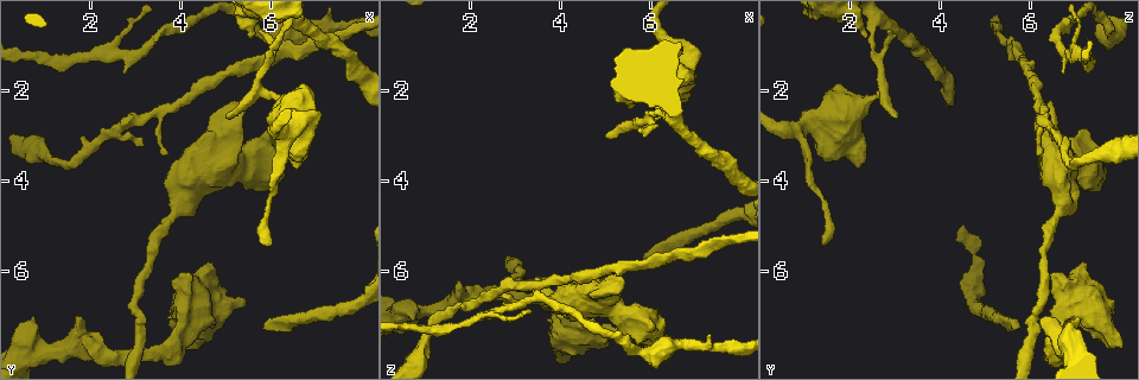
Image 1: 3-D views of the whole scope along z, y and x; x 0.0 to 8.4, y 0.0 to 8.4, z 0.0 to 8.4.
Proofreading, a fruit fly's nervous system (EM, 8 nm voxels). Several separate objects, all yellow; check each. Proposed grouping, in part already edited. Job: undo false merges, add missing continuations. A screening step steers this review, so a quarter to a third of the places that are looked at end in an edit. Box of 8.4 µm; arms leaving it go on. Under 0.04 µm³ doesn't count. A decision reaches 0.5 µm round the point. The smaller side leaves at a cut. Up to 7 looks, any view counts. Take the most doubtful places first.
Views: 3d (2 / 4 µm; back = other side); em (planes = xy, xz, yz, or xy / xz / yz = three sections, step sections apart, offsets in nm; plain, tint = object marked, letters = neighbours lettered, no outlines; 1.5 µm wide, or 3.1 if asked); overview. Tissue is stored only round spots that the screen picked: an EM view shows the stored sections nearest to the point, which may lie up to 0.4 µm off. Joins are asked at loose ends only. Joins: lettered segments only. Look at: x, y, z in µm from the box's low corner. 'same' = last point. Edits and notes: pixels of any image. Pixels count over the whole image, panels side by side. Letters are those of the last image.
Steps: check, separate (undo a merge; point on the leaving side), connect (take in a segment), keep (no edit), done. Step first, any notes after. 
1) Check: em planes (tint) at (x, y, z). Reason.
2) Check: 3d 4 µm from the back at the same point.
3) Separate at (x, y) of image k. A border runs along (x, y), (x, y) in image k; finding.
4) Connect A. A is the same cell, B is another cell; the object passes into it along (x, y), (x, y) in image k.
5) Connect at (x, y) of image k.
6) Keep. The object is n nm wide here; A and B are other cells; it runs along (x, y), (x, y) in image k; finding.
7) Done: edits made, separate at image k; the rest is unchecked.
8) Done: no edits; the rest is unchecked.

Check: 3d 2 µm at (5.80, 7.20, 5.65). Long arm stops here.

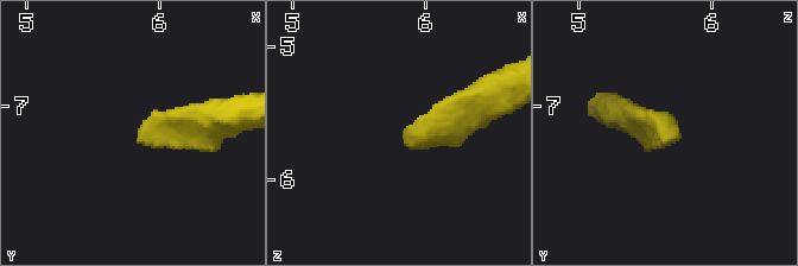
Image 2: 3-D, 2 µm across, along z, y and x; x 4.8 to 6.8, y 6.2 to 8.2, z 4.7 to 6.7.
Check: em yz step 8 (letters) at (5.82, 7.22, 5.70). Need the tissue.

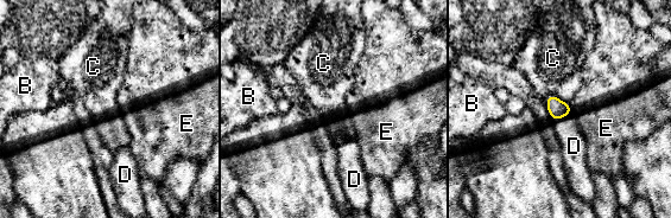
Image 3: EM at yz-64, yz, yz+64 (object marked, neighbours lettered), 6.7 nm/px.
Check: em planes (letters) at the same point. Cut it another way.

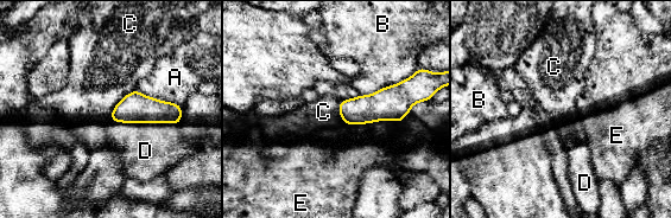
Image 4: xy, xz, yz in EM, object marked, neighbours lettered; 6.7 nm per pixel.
Connect D. D is the same cell, A, B, C and E are other cells; the object passes into it along (135, 107), (145, 122), (145, 151) in image 4; it goes on there.

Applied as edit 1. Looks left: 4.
Check: em planes (letters) at (5.00, 2.65, 3.00). An open end.

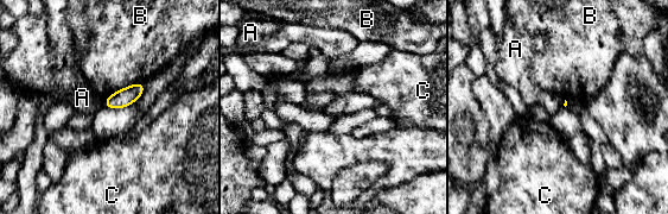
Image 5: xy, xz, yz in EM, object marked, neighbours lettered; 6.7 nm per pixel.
Keep. A, B and C are other cells; a border runs along (105, 100), (103, 106) in image 5; no lettered segment goes on from it.

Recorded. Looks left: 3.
Check: em planes (plain) at (5.65, 0.60, 7.75). Thick turns thin.

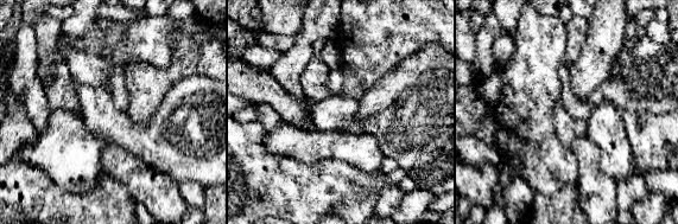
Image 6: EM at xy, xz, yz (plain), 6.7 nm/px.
Check: em planes (letters) at the same point.

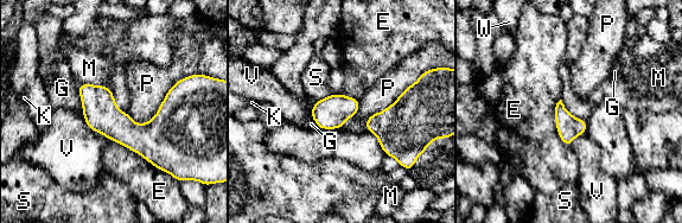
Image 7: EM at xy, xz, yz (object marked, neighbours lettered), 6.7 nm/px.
Keep. The longest contact is with P, 500 nm; E, G, K, M, P, S, V and W are other cells; one neuron here.

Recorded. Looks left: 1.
Done: edits made, connect at image 4; the rest is unchecked.

